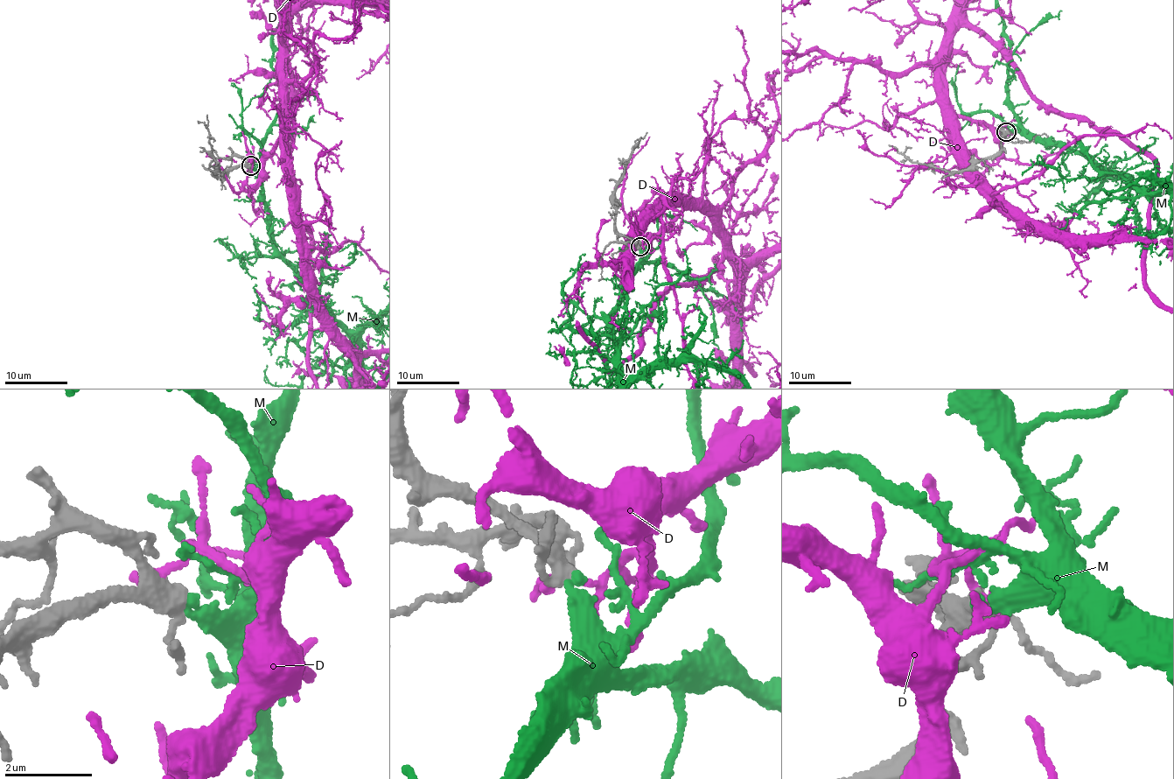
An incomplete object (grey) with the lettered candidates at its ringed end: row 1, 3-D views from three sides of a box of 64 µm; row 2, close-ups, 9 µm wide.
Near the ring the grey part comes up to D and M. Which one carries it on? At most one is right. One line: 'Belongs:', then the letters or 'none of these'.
Belongs: M

